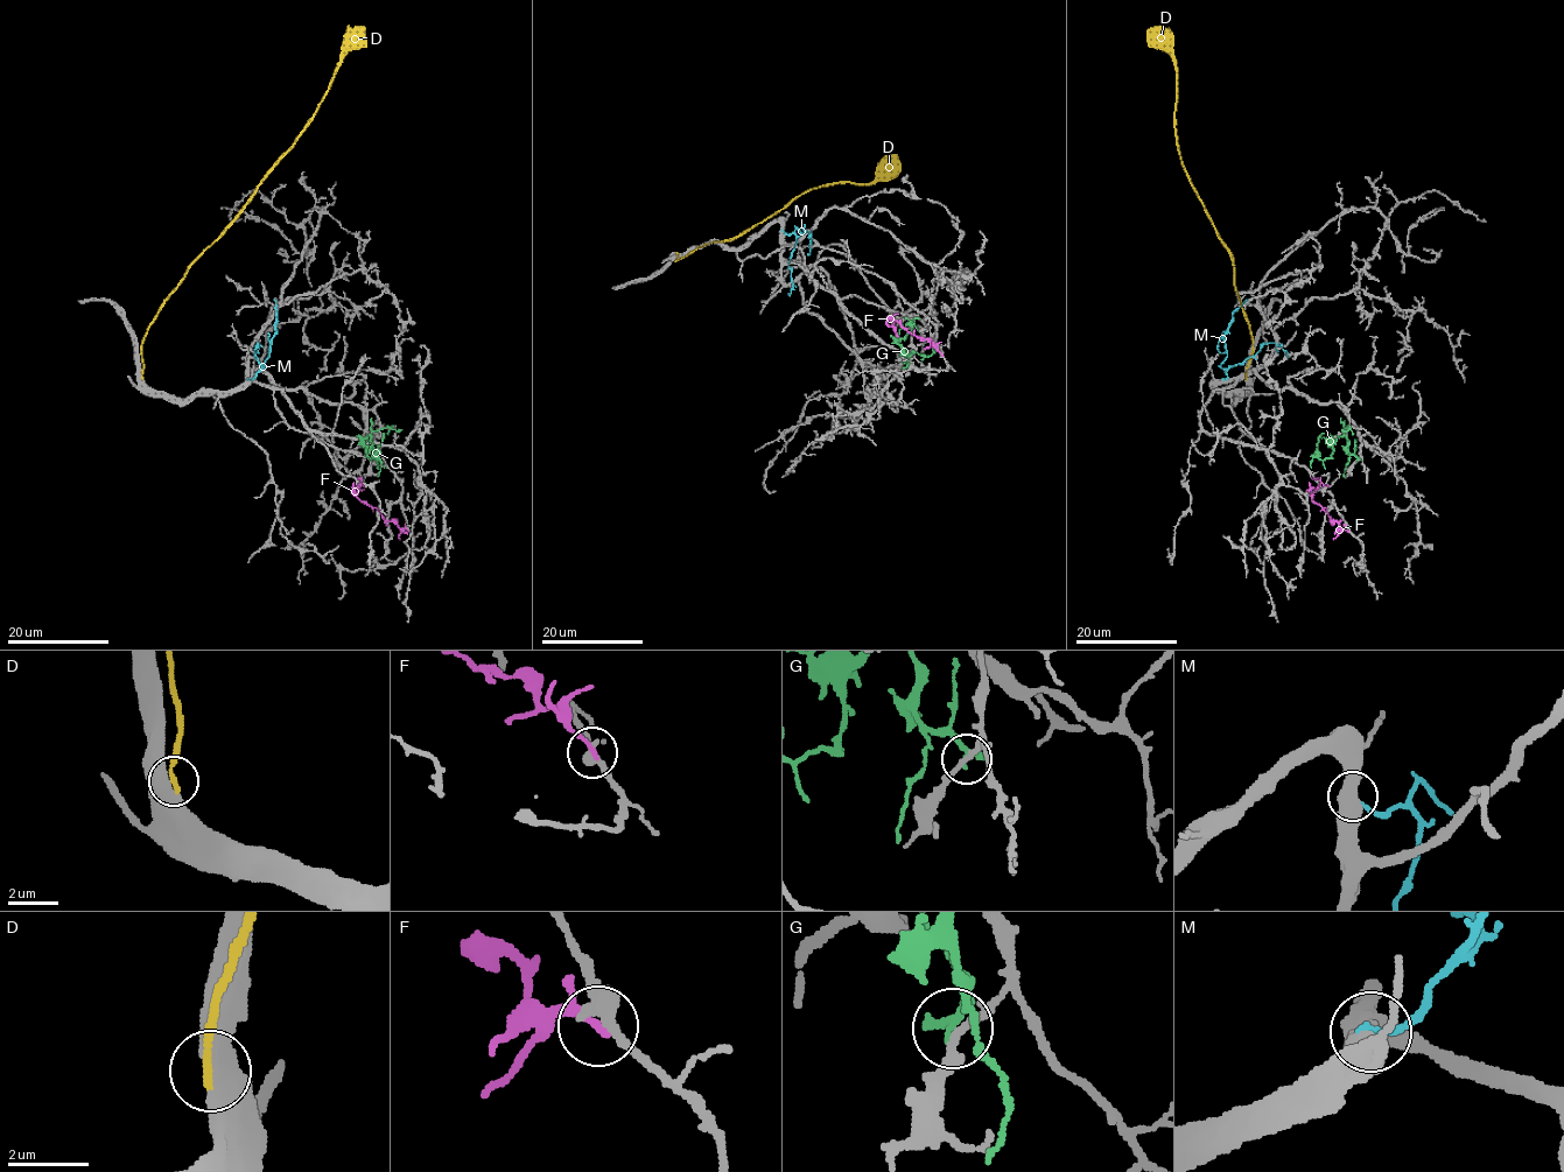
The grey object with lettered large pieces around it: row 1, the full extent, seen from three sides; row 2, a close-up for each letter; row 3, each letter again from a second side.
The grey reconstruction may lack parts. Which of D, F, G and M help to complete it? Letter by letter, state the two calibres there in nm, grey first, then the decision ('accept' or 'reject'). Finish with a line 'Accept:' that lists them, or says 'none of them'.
D: 550/190 nm | accept
F: 360/150 nm | reject
G: 180/280 nm | reject
M: 600/180 nm | reject
Accept: D

